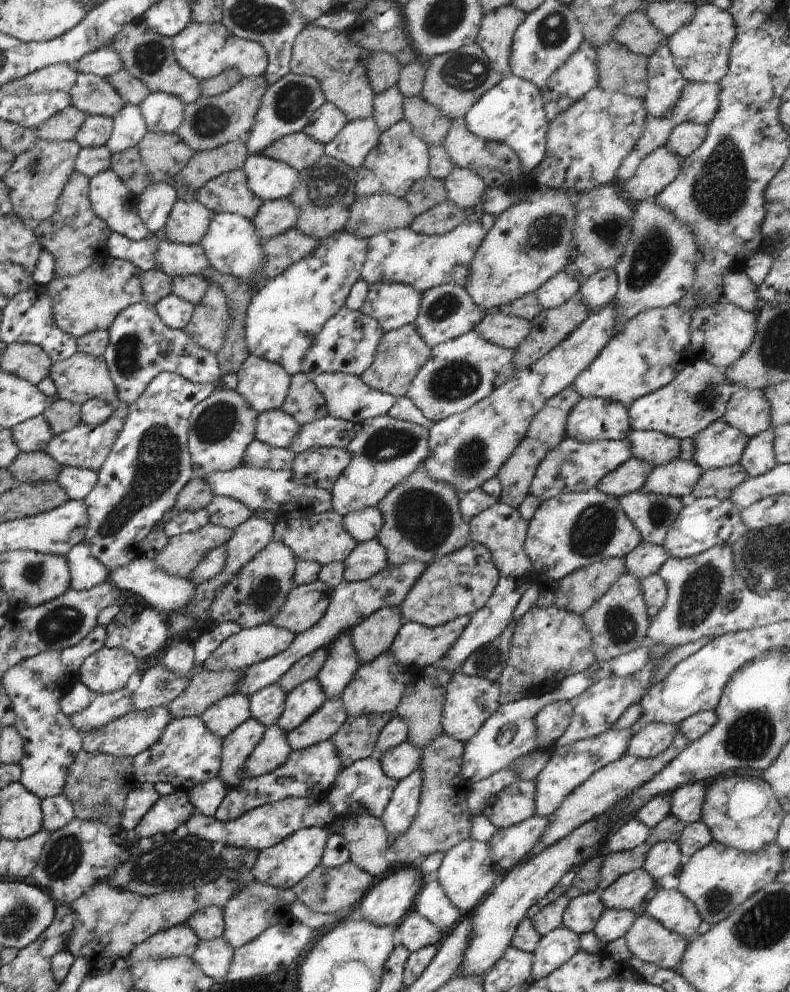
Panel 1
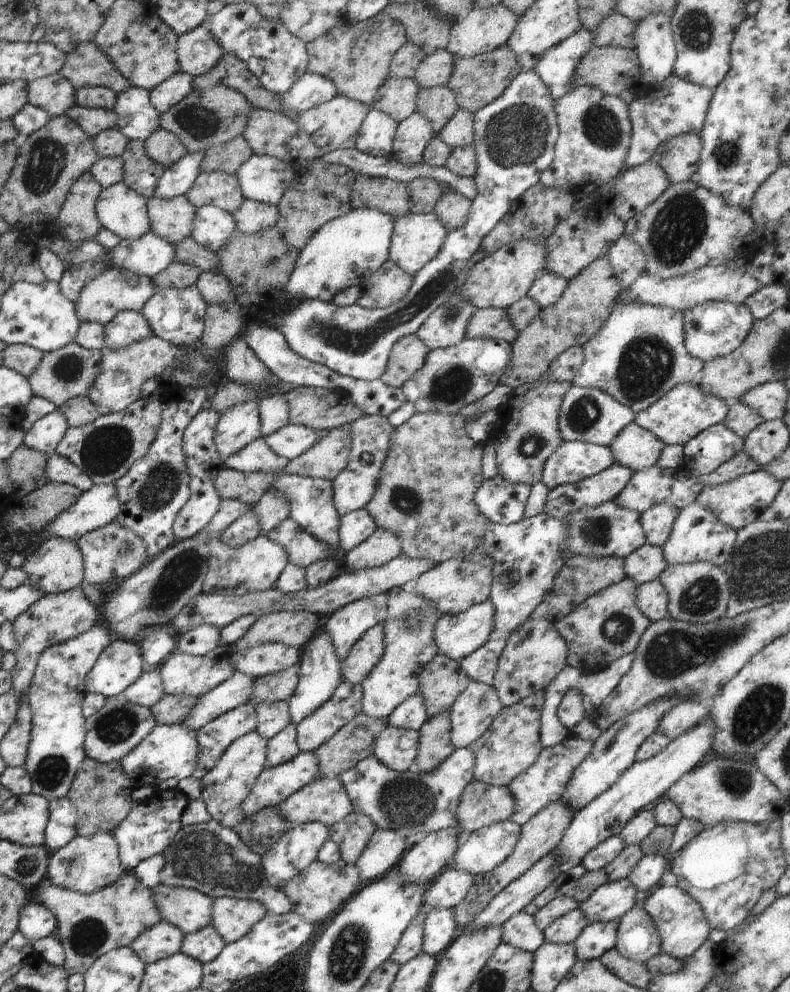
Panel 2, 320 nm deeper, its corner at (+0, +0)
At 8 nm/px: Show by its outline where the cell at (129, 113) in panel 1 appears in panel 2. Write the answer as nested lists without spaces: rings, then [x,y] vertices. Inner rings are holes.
[[[131,87],[117,96],[112,110],[116,114],[116,126],[128,140],[146,141],[159,126],[159,114],[150,104],[150,96],[144,88]]]

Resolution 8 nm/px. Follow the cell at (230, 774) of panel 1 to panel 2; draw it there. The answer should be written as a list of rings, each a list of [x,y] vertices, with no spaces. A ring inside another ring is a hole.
[[[250,732],[232,742],[224,755],[218,760],[217,766],[205,772],[200,780],[203,783],[202,798],[213,822],[232,828],[244,819],[242,802],[248,798],[252,786],[258,776],[269,766],[266,756],[267,741],[258,732]]]

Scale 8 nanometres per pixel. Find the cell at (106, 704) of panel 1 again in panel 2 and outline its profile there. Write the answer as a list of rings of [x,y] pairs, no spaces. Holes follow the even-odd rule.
[[[155,670],[153,672],[144,672],[137,682],[132,686],[126,688],[124,693],[124,700],[128,700],[130,704],[152,708],[157,704],[165,695],[162,686],[160,674]]]

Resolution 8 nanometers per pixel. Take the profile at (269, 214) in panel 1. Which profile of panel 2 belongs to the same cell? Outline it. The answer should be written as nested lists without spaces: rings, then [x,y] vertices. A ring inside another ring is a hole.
[[[245,199],[244,203],[231,216],[236,220],[236,231],[240,235],[254,235],[271,227],[276,227],[280,212],[276,205]]]

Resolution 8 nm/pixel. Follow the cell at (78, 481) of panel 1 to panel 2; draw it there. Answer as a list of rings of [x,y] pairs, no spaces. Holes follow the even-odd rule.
[[[56,453],[49,456],[46,474],[49,482],[73,485],[80,491],[88,491],[95,486],[92,480],[76,467],[76,464]]]

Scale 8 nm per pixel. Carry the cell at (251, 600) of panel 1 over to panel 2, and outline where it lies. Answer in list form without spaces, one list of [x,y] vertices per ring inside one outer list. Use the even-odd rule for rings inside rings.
[[[264,534],[238,548],[230,548],[224,542],[220,542],[217,536],[211,536],[208,548],[210,548],[210,558],[208,558],[210,566],[202,586],[202,593],[205,594],[243,596],[274,589],[276,580],[289,564],[286,550]]]

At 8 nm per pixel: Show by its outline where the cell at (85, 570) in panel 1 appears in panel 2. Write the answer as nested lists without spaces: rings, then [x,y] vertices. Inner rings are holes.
[[[114,521],[103,528],[84,534],[76,544],[84,560],[83,581],[90,586],[106,584],[112,578],[128,578],[150,560],[146,554],[146,544],[134,536],[134,532],[126,530],[124,526],[120,528],[120,524]]]

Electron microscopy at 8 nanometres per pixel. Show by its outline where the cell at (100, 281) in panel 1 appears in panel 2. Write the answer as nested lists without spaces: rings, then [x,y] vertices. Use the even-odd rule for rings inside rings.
[[[112,268],[104,274],[88,280],[84,288],[80,288],[80,298],[74,302],[76,318],[82,322],[96,322],[102,326],[109,324],[120,312],[135,311],[141,313],[148,300],[154,296],[152,279],[139,276],[124,268]]]

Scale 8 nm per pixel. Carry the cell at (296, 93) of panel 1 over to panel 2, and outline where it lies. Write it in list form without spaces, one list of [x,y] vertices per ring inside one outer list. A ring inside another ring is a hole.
[[[305,73],[292,84],[292,88],[280,94],[280,110],[286,112],[306,112],[310,108],[329,102],[338,95],[338,90],[330,78]]]

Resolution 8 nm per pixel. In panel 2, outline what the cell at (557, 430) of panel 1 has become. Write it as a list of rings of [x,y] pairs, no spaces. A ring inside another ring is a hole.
[[[539,380],[534,386],[522,390],[522,396],[514,396],[508,406],[508,418],[498,434],[496,442],[497,464],[499,475],[510,483],[532,486],[541,481],[542,472],[546,460],[552,456],[556,448],[562,444],[558,418],[560,418],[560,406],[566,392],[570,390],[570,382],[547,382]],[[536,438],[537,447],[534,454],[526,456],[522,452],[525,441]]]

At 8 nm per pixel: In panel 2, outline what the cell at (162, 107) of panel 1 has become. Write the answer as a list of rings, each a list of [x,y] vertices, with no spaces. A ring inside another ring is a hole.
[[[180,72],[168,78],[153,90],[148,91],[150,104],[159,115],[166,114],[172,106],[179,104],[193,90],[193,77]]]

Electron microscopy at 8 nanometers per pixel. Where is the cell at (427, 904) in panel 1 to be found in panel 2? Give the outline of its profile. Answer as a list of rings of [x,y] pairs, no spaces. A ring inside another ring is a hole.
[[[430,908],[425,914],[423,953],[439,958],[459,935],[453,909]]]

